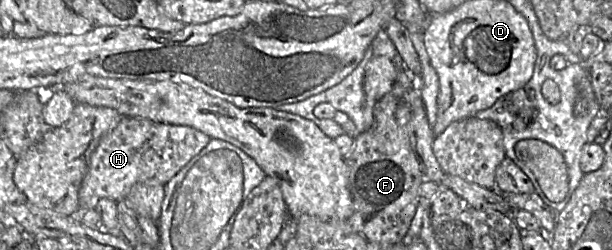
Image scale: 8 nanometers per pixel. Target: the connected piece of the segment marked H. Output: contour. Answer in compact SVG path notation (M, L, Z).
M124 117L99 142L90 158L86 176L79 191L81 211L94 210L97 202L108 198L124 201L138 183L169 182L209 143L210 137L189 126Z

